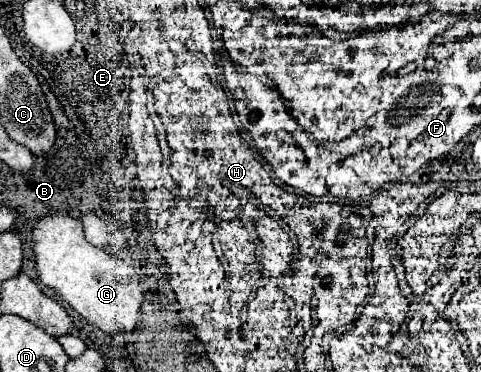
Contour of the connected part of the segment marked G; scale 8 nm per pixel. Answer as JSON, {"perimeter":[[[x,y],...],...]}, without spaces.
{"perimeter":[[[48,215],[44,217],[34,233],[34,255],[36,271],[40,281],[56,289],[58,297],[72,305],[88,323],[96,325],[104,333],[130,333],[140,319],[142,307],[142,287],[140,277],[126,269],[126,265],[106,253],[100,247],[90,245],[84,239],[84,229],[80,219],[66,215]]]}

